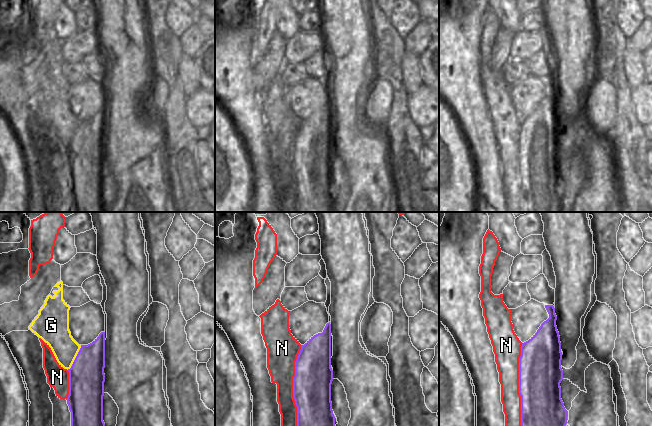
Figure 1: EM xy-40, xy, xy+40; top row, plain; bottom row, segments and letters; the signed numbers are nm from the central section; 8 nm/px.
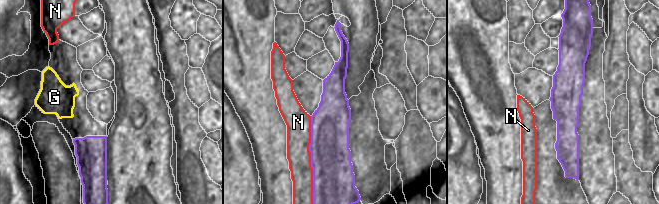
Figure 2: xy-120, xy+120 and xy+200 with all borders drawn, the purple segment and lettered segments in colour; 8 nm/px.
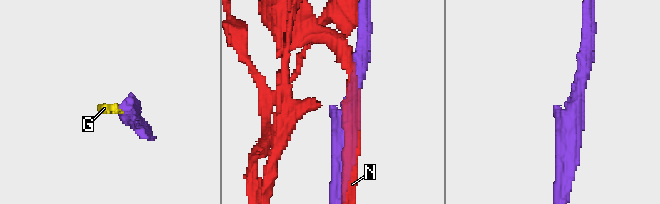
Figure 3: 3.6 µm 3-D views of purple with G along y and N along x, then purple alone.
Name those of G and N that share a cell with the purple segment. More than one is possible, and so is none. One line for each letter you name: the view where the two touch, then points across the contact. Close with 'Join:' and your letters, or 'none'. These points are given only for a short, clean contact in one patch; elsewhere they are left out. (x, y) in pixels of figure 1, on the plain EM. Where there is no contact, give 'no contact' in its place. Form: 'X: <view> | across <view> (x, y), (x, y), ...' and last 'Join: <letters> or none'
Join: none

